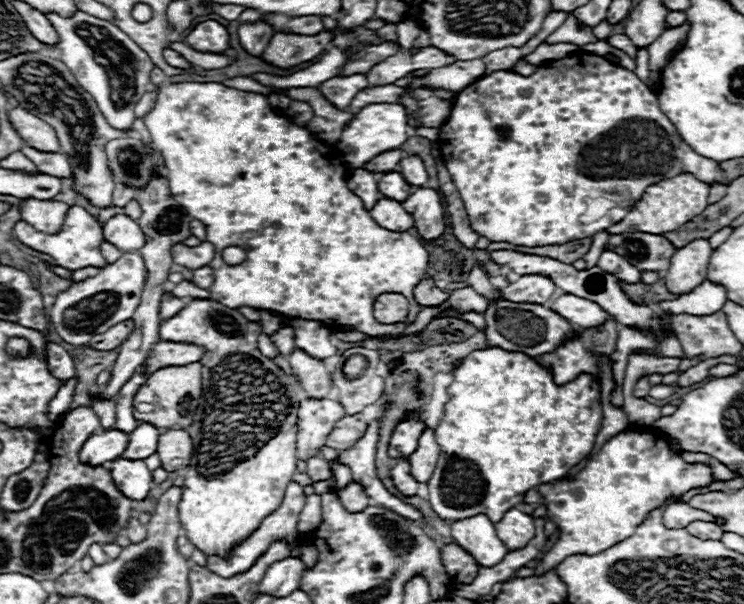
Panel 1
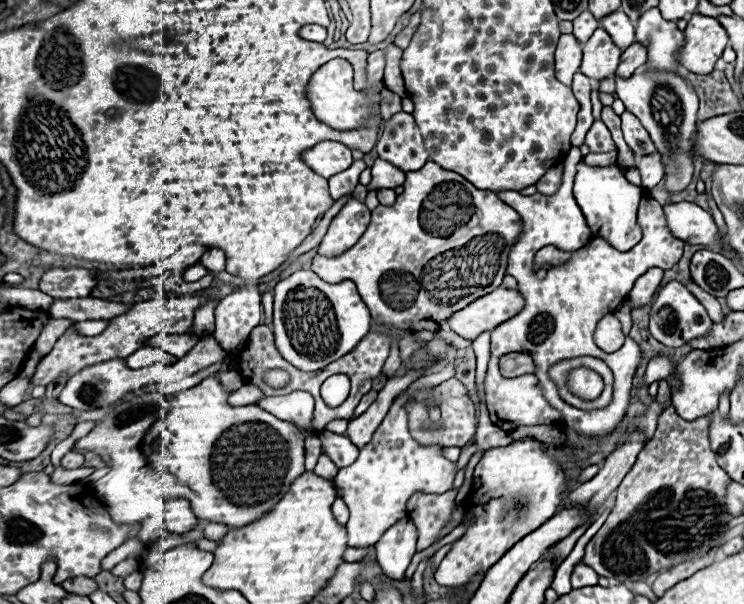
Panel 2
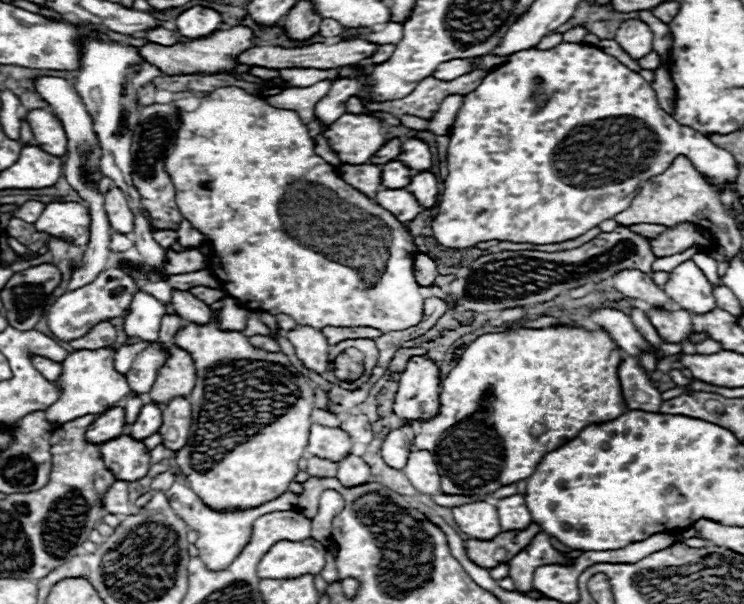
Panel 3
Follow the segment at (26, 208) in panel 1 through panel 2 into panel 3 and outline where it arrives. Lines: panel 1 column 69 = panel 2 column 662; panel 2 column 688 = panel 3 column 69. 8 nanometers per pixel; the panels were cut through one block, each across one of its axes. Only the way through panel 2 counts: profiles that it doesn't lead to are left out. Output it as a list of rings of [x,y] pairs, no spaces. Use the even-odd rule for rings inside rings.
[[[50,202],[34,222],[34,228],[58,236],[64,242],[84,246],[90,240],[90,214],[78,202]]]

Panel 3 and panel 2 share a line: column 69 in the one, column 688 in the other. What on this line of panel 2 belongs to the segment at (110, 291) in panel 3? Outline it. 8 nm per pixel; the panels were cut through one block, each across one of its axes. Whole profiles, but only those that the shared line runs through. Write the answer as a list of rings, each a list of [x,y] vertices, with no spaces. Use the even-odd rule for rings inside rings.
[[[668,282],[656,296],[650,312],[650,332],[652,336],[666,346],[680,346],[680,340],[704,338],[710,334],[712,320],[708,318],[704,306],[686,290],[680,282]]]

